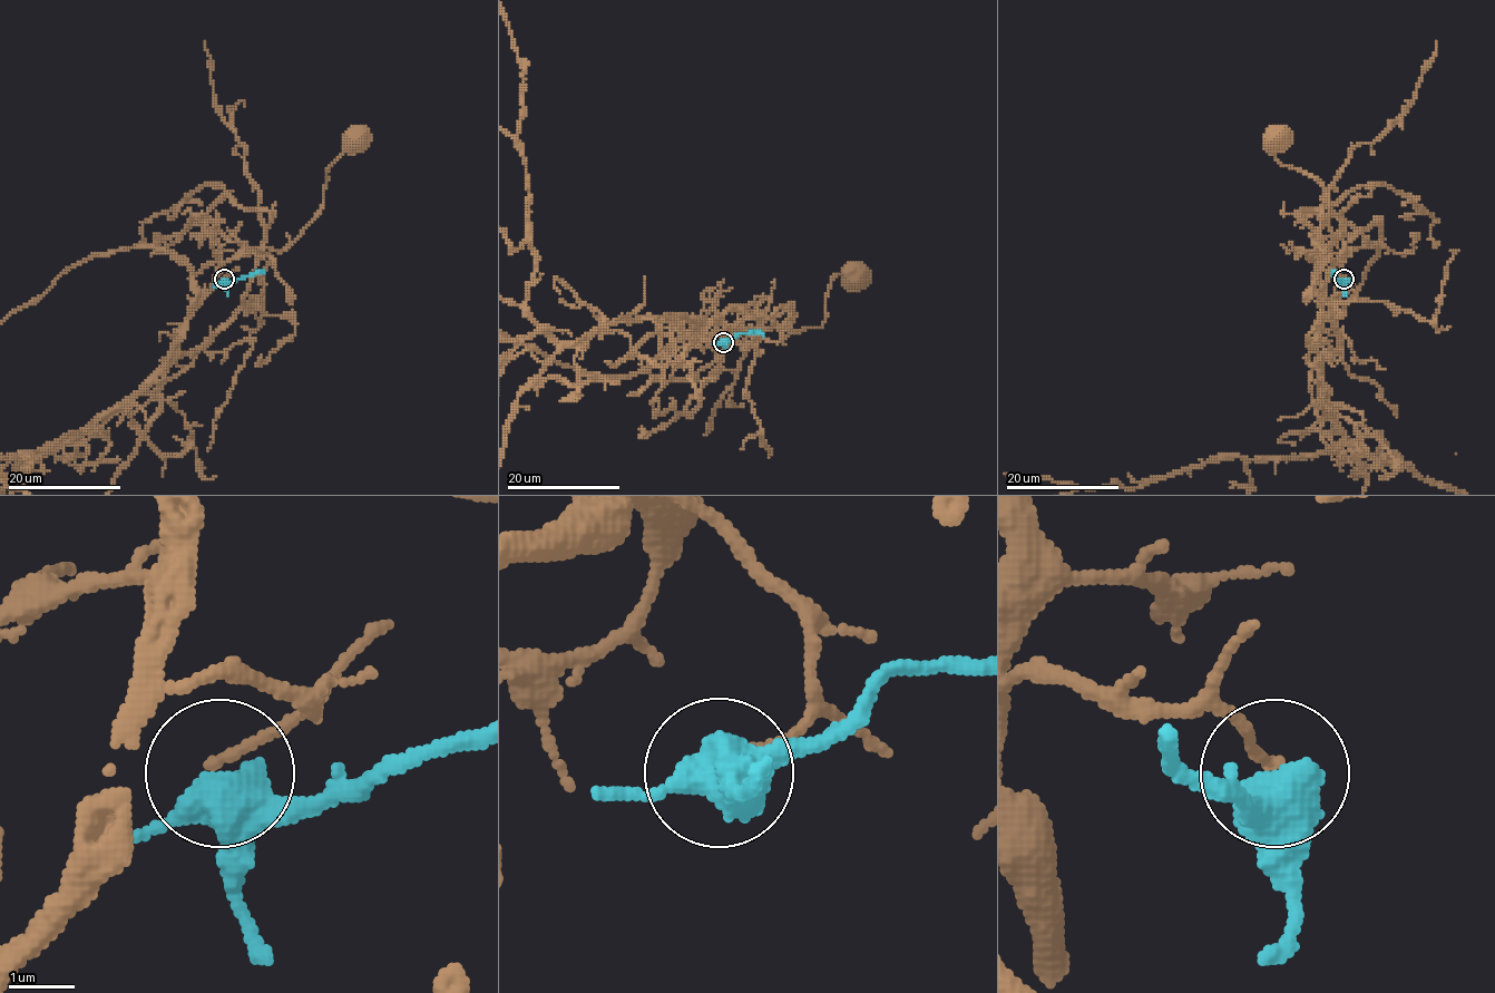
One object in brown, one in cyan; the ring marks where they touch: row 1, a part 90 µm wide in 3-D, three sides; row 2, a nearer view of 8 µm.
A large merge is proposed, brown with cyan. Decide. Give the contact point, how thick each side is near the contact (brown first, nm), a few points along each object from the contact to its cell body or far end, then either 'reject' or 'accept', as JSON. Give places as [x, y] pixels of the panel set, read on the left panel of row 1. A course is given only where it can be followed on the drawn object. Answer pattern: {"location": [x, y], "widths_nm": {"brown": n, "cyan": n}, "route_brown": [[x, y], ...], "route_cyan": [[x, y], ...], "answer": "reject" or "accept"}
{"location": [224, 279], "widths_nm": {"brown": 130, "cyan": 500}, "route_brown": [[224, 278], [232, 273], [220, 270], [232, 258], [286, 249], [322, 204], [325, 172], [357, 139]], "route_cyan": [[224, 279], [234, 281], [263, 272]], "answer": "reject"}

